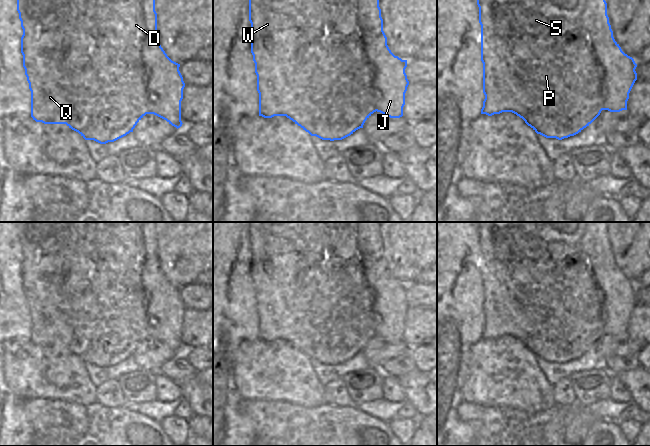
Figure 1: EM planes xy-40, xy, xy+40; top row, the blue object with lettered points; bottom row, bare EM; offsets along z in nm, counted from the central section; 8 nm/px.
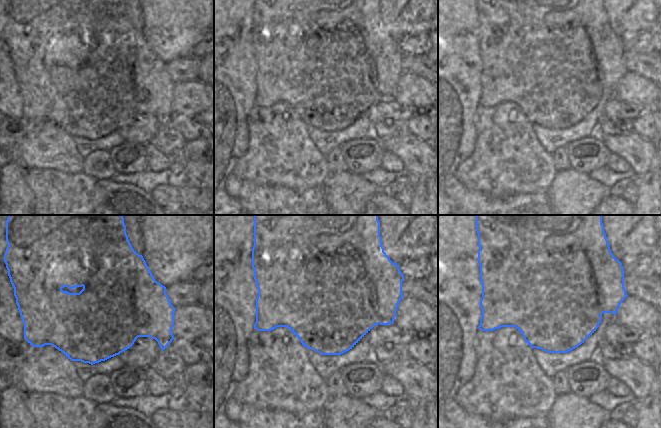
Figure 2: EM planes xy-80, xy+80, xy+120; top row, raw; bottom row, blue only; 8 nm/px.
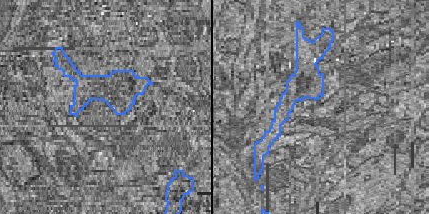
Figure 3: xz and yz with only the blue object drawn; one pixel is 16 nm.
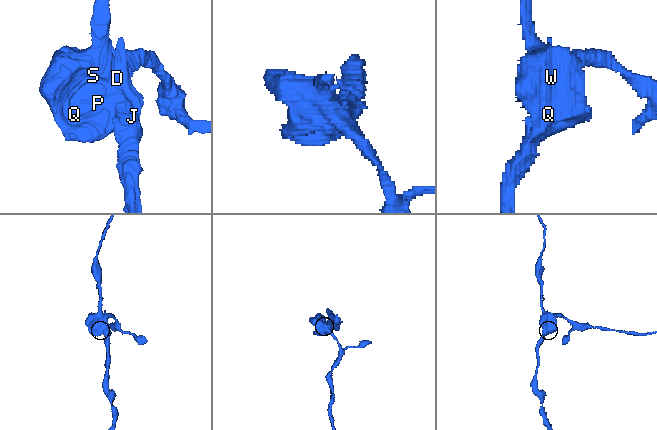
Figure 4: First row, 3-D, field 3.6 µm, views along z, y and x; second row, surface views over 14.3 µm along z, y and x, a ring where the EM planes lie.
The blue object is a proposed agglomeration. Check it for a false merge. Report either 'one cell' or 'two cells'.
two cells

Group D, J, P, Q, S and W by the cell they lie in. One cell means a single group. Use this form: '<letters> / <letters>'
D P Q S W / J

